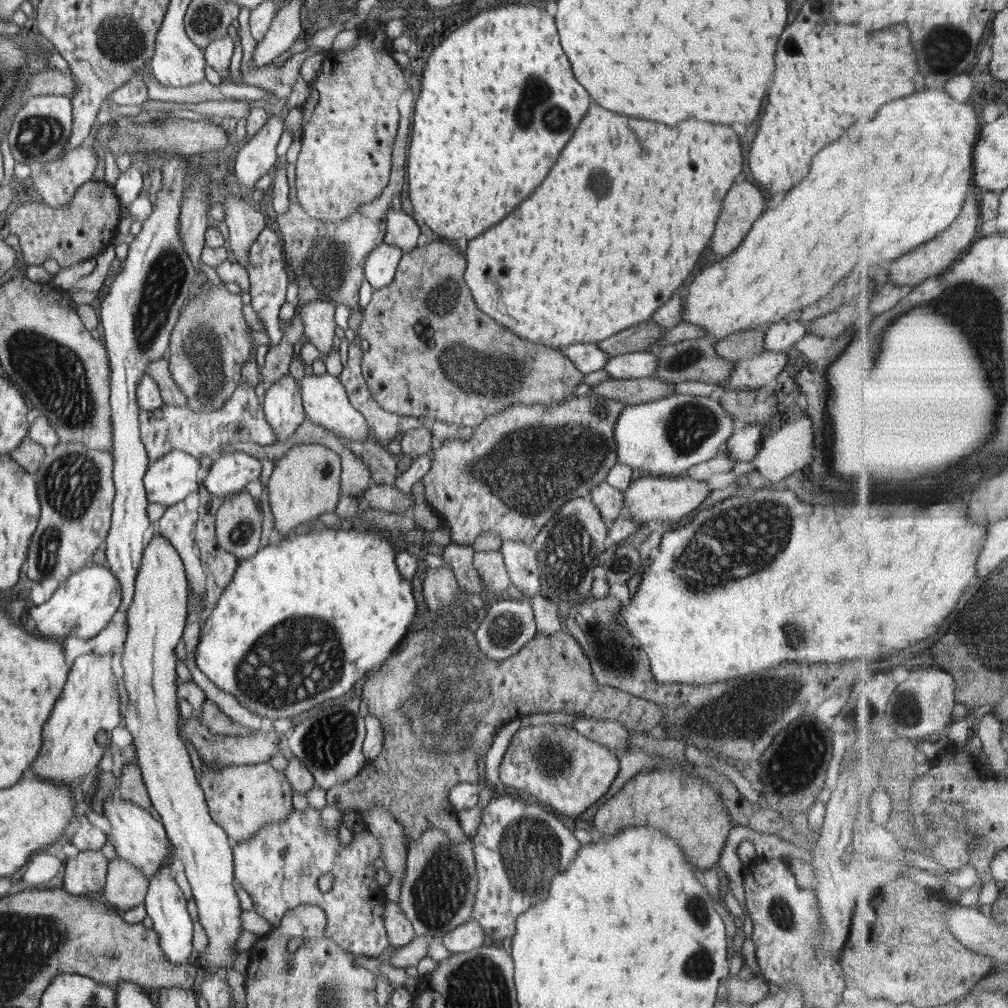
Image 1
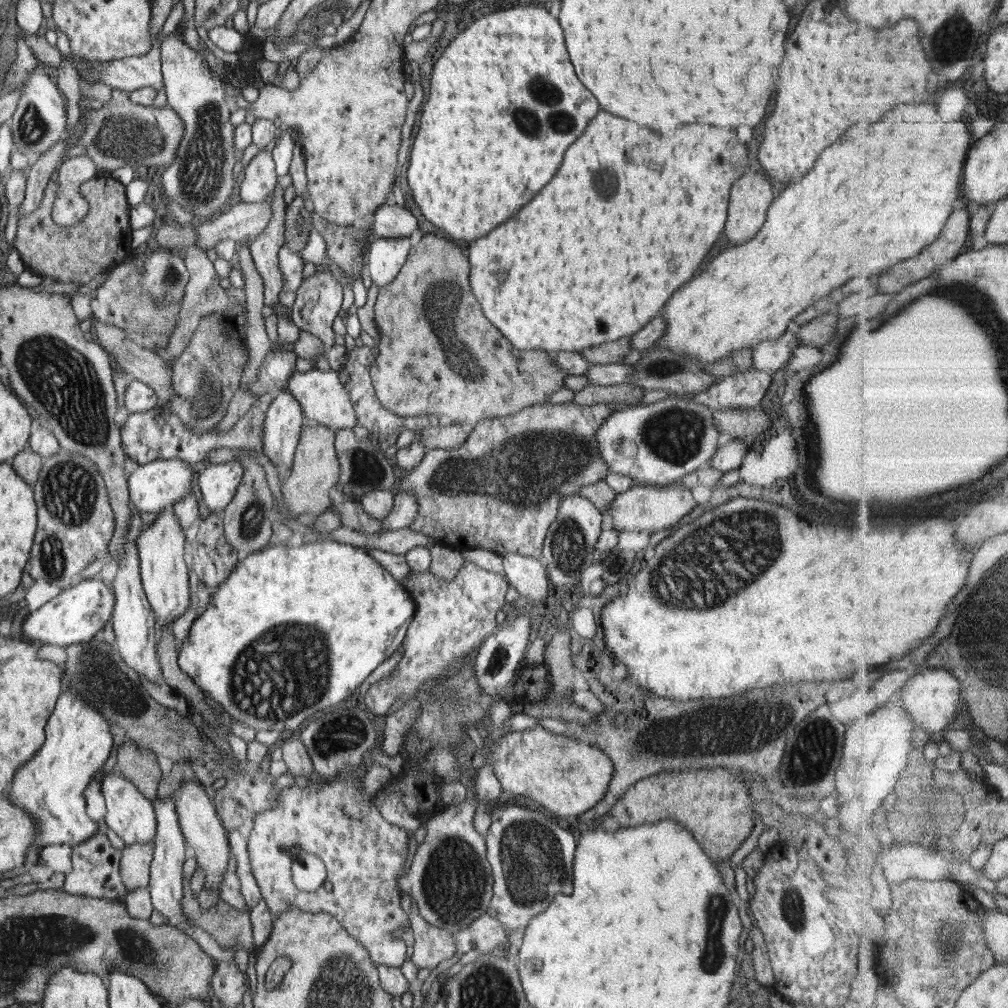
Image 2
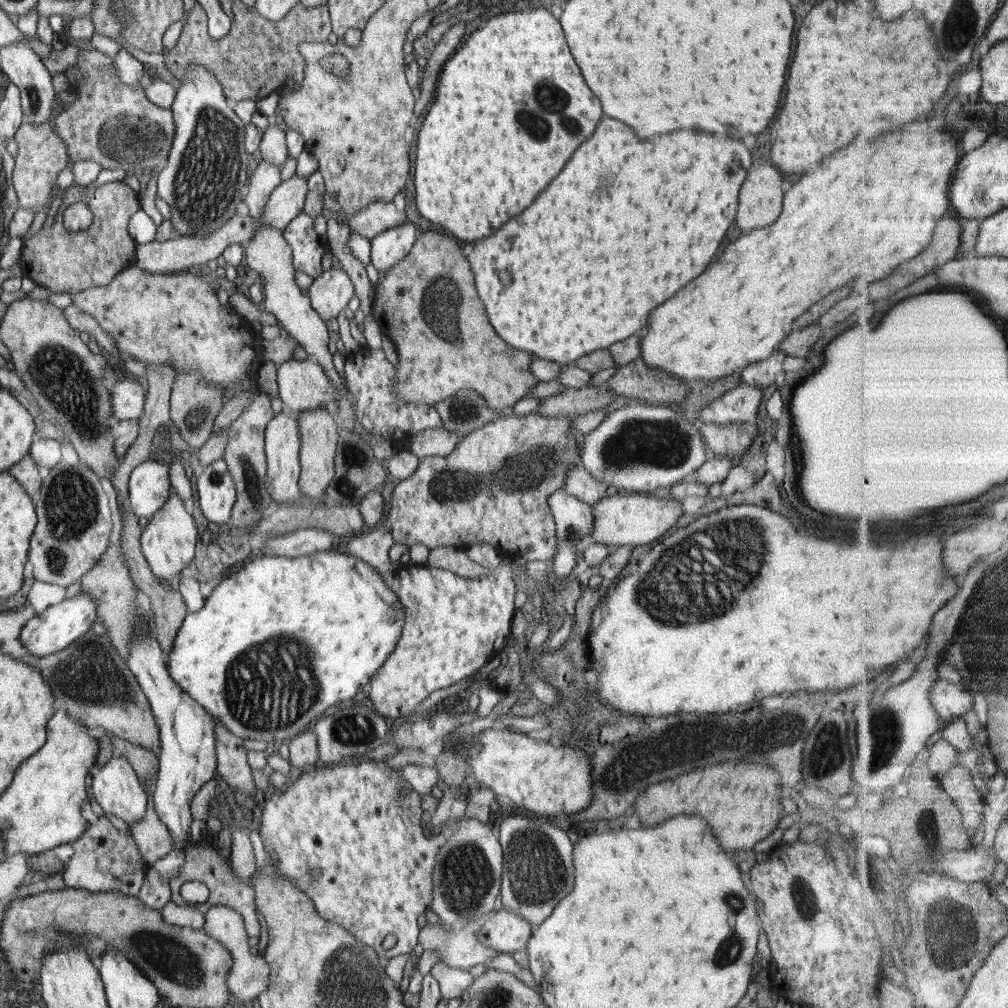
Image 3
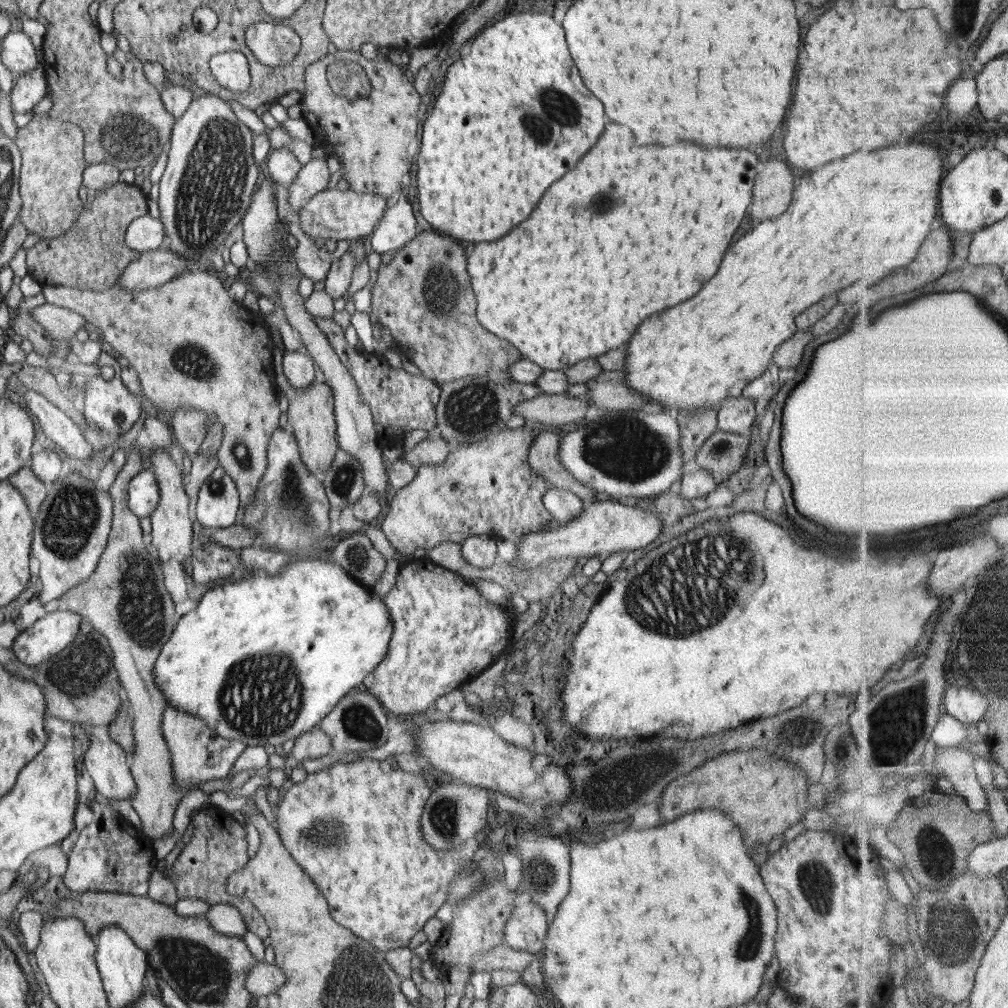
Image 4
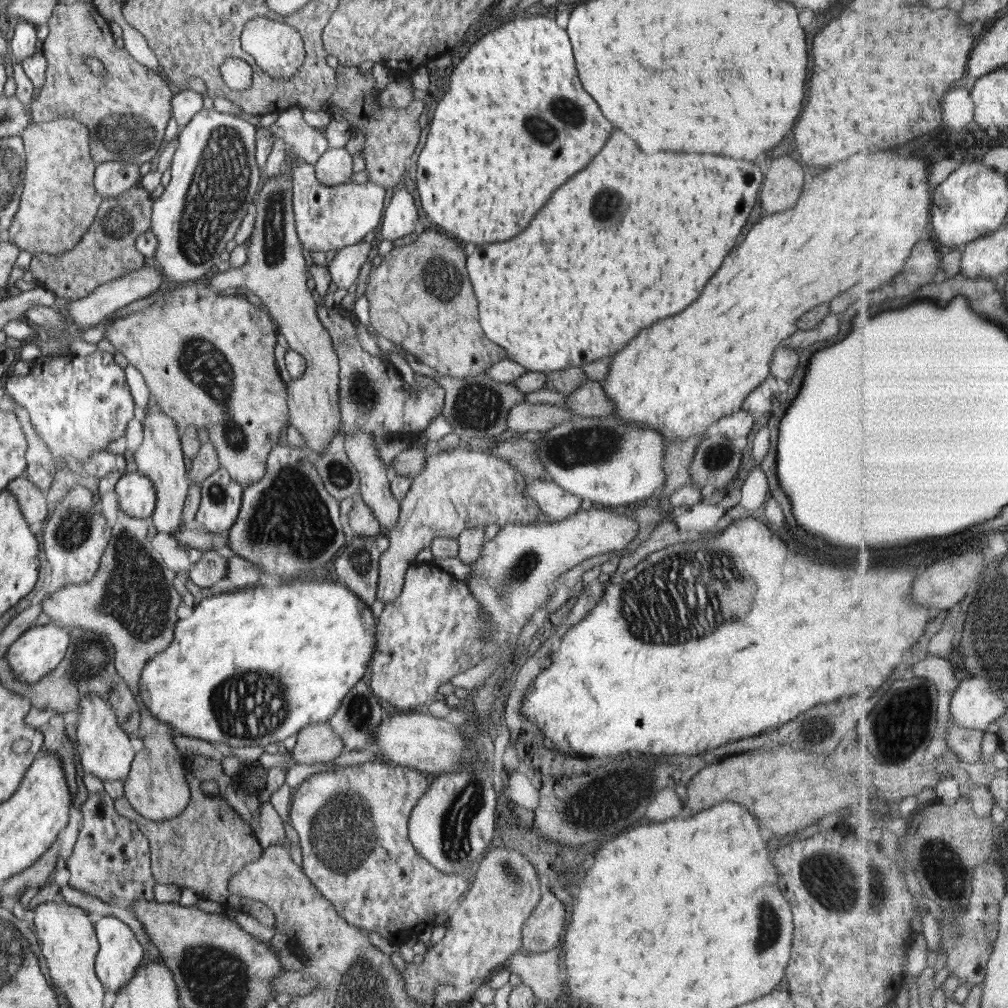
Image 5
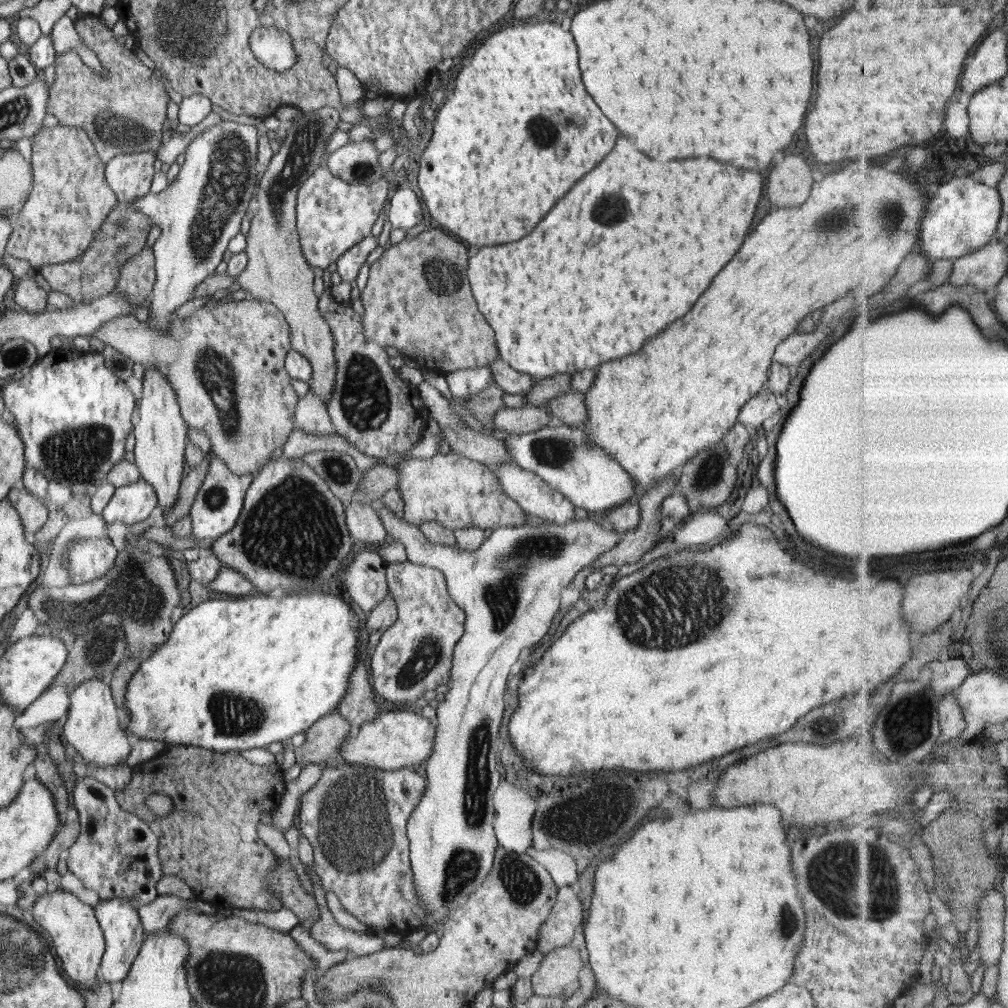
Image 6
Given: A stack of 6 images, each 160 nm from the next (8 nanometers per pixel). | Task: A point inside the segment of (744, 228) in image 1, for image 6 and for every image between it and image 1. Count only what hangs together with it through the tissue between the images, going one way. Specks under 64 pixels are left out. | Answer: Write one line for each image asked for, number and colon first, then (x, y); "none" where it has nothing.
2: (751, 198)
3: (761, 197)
4: (773, 188)
5: (783, 184)
6: (789, 183)

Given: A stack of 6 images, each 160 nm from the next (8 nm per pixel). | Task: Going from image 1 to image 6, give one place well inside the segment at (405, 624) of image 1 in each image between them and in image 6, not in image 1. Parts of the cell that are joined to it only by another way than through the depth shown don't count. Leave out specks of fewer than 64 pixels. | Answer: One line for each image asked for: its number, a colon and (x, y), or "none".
2: (355, 615)
3: (327, 621)
4: (320, 633)
5: (250, 668)
6: (233, 675)

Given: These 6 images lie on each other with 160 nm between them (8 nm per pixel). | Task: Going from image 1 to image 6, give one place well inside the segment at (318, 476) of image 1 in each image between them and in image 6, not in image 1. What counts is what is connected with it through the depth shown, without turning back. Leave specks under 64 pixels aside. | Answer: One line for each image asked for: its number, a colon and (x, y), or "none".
2: (315, 471)
3: (319, 435)
4: (310, 412)
5: (275, 270)
6: (277, 272)

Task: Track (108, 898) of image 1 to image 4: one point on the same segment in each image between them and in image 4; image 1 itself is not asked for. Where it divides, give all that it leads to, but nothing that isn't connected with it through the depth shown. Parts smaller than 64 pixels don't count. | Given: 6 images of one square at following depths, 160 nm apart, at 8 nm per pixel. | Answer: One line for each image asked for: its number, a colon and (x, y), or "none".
2: (135, 864)
3: (152, 837)
4: (125, 599)

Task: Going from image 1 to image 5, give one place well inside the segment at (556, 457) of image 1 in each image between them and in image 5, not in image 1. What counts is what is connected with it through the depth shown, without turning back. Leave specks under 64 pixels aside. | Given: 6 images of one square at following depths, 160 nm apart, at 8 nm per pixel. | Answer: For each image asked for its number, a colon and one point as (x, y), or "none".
2: (506, 482)
3: (469, 496)
4: (436, 506)
5: (439, 494)

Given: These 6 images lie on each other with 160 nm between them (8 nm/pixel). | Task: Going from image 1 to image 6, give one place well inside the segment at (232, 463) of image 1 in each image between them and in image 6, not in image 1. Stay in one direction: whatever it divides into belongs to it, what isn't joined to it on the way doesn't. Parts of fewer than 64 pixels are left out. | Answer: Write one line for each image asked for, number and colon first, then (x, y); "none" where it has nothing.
2: (218, 483)
3: (216, 492)
4: (218, 503)
5: (221, 496)
6: (218, 504)

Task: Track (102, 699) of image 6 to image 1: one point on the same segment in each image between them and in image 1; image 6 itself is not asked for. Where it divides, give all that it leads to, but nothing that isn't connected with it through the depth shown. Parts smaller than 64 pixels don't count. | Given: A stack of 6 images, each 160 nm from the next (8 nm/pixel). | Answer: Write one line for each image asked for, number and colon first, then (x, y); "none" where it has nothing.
1: (138, 838)
2: (129, 813)
3: (118, 790)
4: (107, 762)
5: (107, 753)

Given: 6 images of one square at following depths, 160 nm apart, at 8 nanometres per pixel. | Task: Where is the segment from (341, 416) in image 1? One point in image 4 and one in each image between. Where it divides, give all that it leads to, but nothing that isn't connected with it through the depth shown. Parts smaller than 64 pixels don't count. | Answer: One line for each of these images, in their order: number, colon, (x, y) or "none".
2: (322, 396)
3: (302, 385)
4: (300, 370)

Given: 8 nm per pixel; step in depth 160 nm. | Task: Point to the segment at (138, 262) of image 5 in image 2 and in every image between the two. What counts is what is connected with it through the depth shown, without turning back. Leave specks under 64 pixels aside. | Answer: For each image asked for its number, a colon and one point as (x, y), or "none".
2: (78, 253)
3: (64, 261)
4: (92, 254)

